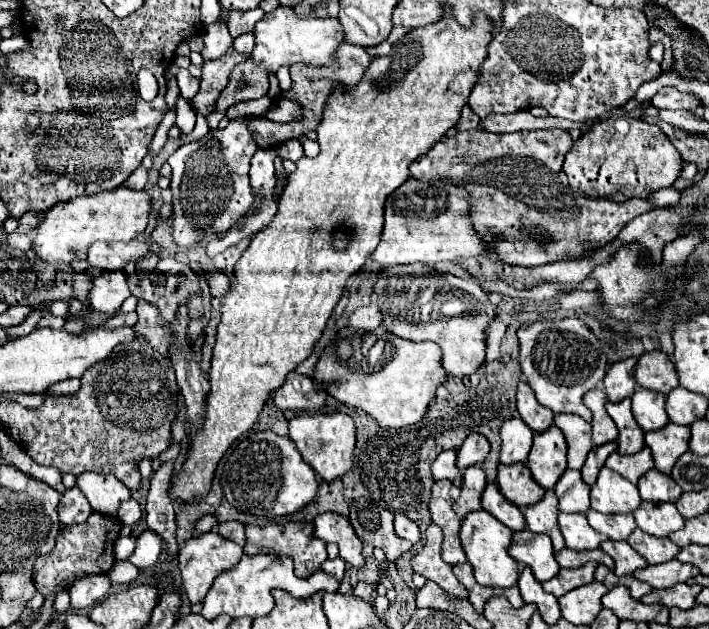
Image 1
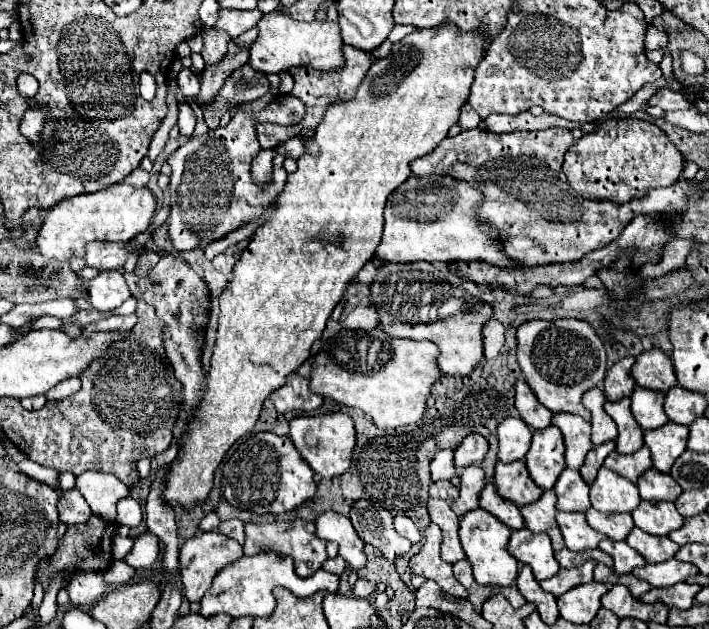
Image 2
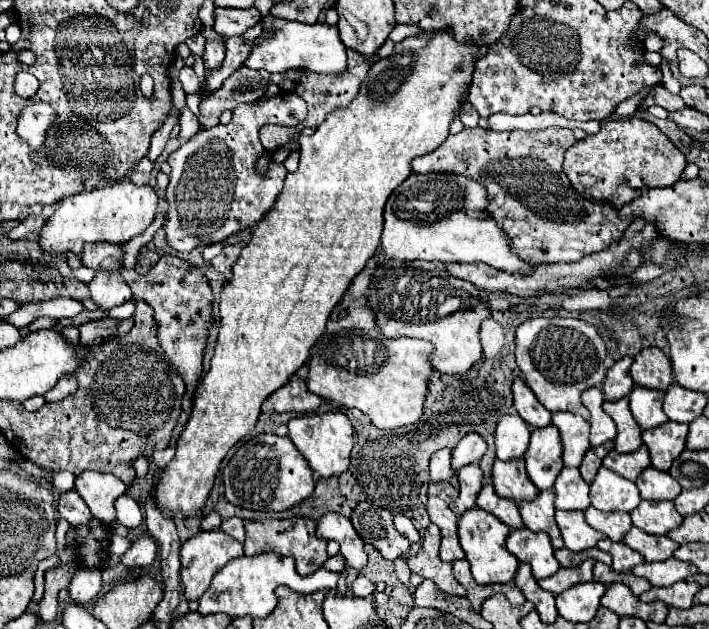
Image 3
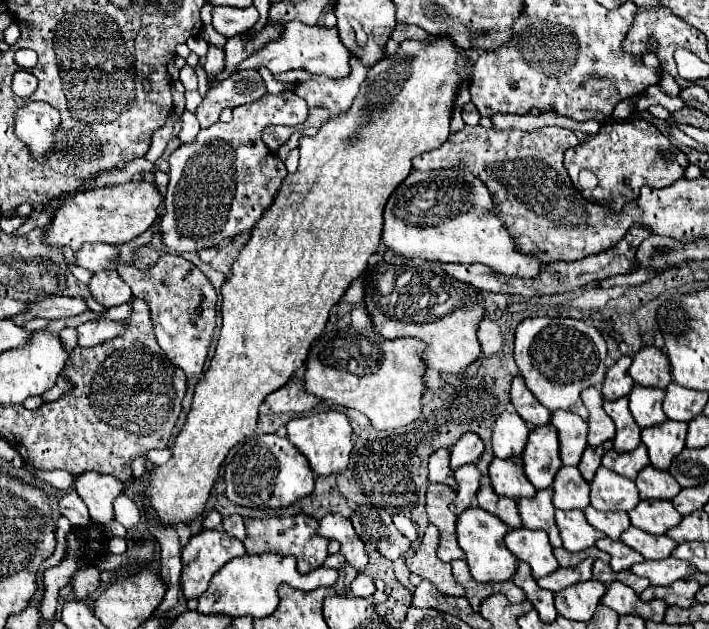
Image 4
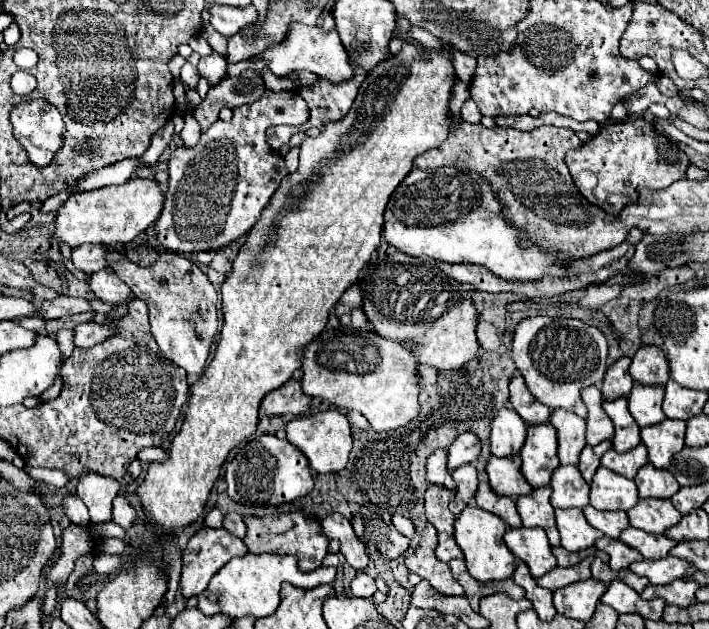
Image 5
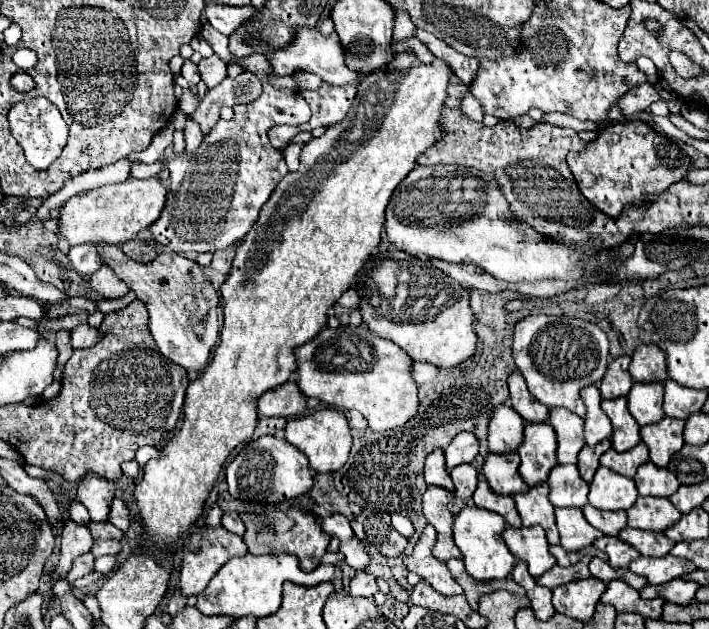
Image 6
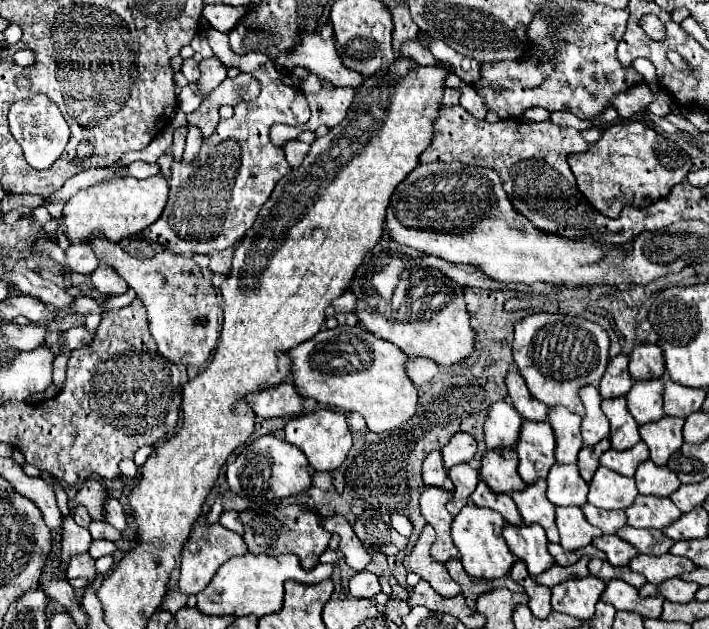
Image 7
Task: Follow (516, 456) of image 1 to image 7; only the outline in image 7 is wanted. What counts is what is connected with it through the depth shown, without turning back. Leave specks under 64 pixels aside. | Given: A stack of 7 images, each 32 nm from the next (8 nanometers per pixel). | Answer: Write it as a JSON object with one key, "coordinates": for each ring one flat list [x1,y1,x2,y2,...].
{"coordinates":[[496,402,490,408,484,426,486,446,490,450,516,448,516,442,520,440,520,428,522,428,522,416,508,402]]}

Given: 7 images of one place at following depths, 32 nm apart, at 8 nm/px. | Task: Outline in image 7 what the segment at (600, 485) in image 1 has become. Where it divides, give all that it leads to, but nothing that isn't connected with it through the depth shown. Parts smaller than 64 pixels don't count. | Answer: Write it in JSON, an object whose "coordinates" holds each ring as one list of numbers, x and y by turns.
{"coordinates":[[600,466,590,482,588,502,602,510,626,510,634,504,638,496,634,478,626,478,622,474,612,472,610,468]]}

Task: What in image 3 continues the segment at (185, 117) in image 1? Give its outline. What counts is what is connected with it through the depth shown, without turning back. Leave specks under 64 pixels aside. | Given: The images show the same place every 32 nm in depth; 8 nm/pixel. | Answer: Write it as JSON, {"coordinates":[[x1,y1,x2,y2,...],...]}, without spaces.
{"coordinates":[[184,106,182,110,180,110,180,138,182,140,188,140,190,136,196,136,196,132,198,132,198,118,190,112,190,108,188,106]]}

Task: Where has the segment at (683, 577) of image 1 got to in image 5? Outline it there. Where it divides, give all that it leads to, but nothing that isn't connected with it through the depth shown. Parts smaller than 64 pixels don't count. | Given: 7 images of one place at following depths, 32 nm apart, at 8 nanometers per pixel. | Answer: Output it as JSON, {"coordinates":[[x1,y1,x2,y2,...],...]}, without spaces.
{"coordinates":[[668,556,668,558,660,558,660,560,634,562,634,566,630,566,630,570,638,576,646,576,650,580,650,584,654,584,654,586,664,586,678,578,686,578,688,566,690,566,690,562]]}

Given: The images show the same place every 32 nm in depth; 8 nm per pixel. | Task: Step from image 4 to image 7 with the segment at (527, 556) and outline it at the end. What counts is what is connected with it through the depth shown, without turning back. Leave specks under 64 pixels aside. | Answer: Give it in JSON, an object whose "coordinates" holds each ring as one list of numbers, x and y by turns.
{"coordinates":[[506,526,504,528,504,540,510,548,510,552,526,562,530,576,538,576,546,572,550,566,554,566,554,558,548,552,548,540,542,530,542,526]]}

